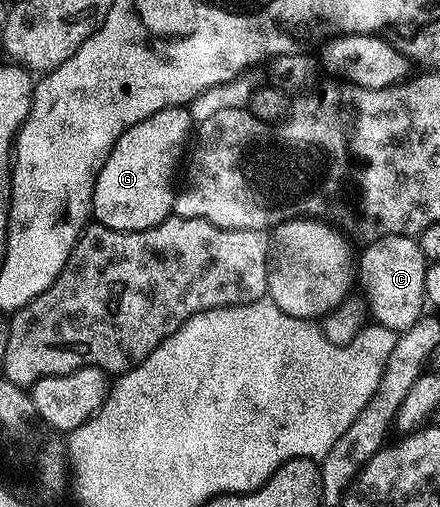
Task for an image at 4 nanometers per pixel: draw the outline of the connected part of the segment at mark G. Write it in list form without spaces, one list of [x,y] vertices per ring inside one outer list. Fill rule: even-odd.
[[[170,106],[166,110],[158,110],[152,116],[140,120],[140,124],[128,127],[120,136],[120,140],[116,140],[104,168],[100,168],[98,173],[94,185],[93,221],[97,225],[107,226],[113,230],[147,230],[171,217],[176,193],[174,169],[181,158],[183,161],[184,151],[187,149],[186,137],[189,134],[191,137],[192,119],[186,106]]]

